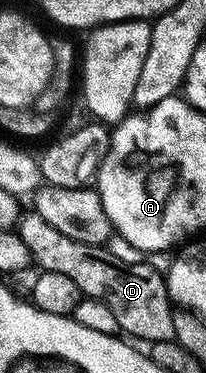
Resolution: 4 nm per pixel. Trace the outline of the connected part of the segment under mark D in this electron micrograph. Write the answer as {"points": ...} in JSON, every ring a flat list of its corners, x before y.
{"points":[[32,209,19,218,16,230,42,271,61,273,76,284,76,289,80,289,85,298,104,301,104,305,112,309,116,321,120,321,120,332,131,340,155,343,174,339,173,315,176,307,170,302,166,277,161,270,158,272,146,263,129,263,106,251,110,249,105,246,93,247,84,241,72,241,72,237,64,237,64,233,52,229,52,225,48,225,48,221]]}

